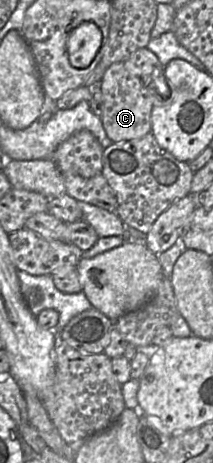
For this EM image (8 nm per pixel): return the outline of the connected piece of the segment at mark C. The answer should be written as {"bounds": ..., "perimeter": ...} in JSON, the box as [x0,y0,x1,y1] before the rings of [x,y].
{"bounds":[101,47,164,142],"perimeter":[[[146,47],[132,53],[127,59],[113,63],[101,79],[102,116],[105,132],[113,142],[139,139],[151,131],[150,114],[153,106],[163,105],[159,83],[164,80],[158,58]]]}

